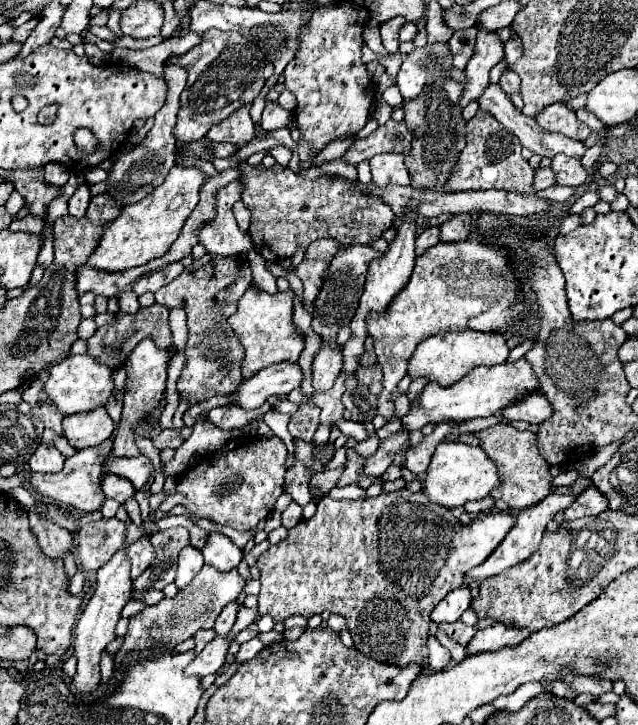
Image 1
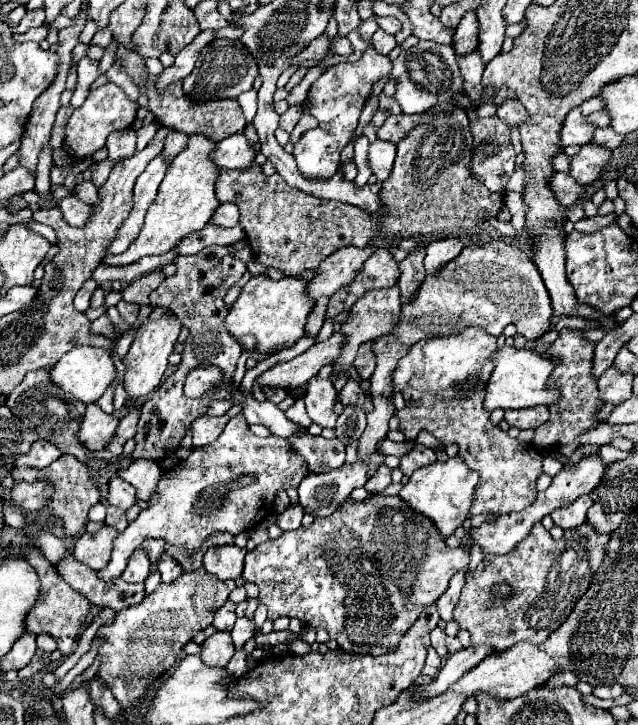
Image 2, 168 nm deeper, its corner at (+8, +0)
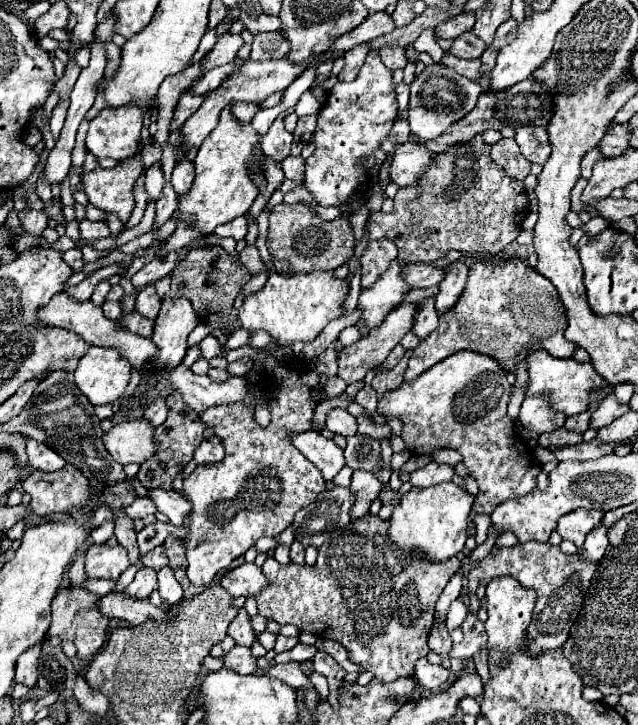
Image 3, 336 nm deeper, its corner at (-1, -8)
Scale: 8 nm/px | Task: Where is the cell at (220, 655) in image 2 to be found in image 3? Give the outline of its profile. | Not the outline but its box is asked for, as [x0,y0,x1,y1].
[222,646,256,674]

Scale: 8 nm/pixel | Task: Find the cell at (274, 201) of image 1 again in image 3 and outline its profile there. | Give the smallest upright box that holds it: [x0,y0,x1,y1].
[268,204,354,274]

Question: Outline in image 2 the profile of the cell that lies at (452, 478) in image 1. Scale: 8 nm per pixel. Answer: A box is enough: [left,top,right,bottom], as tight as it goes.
[399,456,477,540]

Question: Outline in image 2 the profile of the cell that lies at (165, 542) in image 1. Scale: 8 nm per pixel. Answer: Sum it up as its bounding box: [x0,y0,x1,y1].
[141,538,165,570]

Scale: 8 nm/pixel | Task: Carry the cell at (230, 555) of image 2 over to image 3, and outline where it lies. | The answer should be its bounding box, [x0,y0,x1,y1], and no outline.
[220,562,268,598]

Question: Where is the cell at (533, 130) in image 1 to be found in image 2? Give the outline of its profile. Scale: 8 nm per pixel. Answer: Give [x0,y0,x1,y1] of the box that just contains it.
[457,50,485,100]

